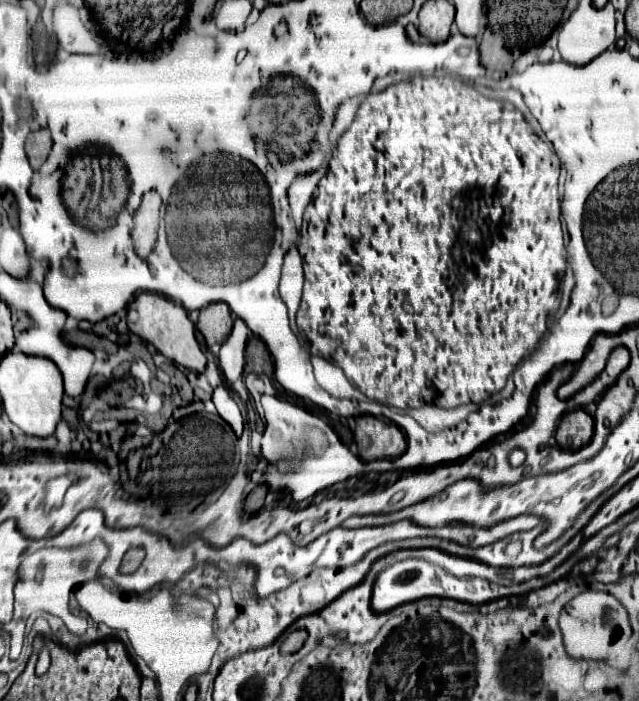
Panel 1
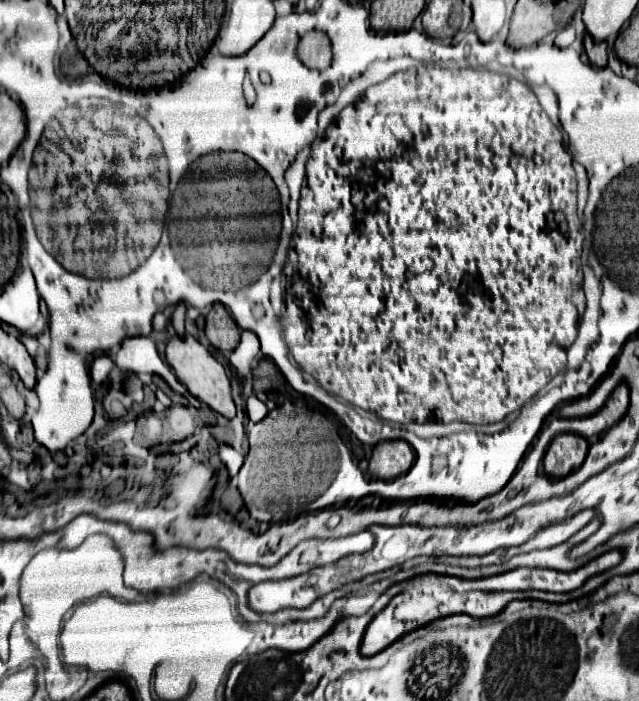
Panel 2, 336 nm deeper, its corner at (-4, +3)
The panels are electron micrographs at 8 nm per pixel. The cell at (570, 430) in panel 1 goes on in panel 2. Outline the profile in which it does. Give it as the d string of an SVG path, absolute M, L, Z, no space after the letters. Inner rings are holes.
M559 434L549 444L549 450L543 458L543 468L549 478L563 478L571 472L575 472L585 456L587 456L589 444L585 438L575 434Z

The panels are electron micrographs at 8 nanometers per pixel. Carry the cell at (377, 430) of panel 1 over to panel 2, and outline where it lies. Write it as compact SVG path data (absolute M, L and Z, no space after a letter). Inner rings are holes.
M387 440L373 448L373 456L369 460L369 474L379 480L393 480L397 476L407 474L413 466L415 454L407 442Z

